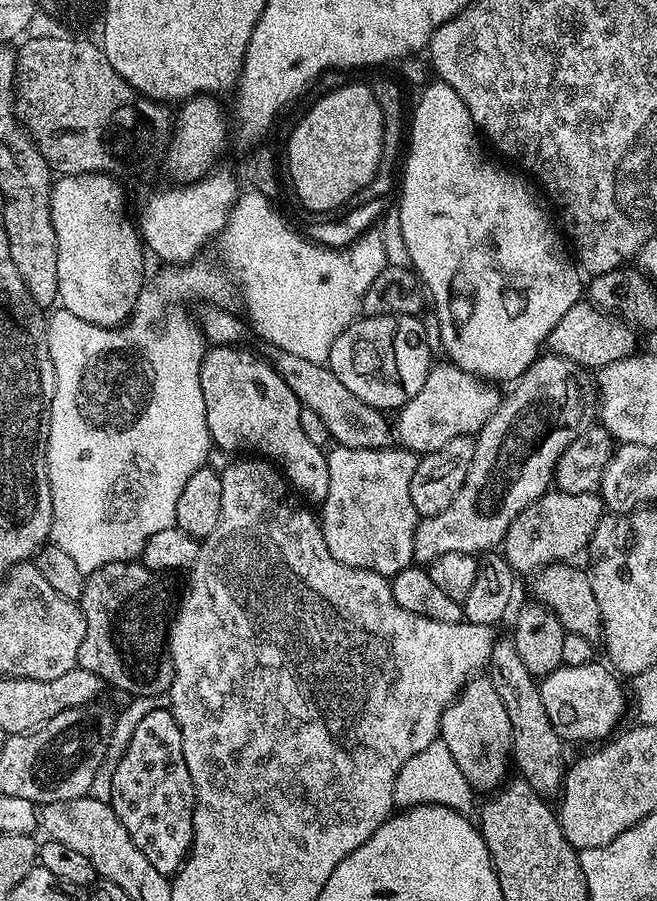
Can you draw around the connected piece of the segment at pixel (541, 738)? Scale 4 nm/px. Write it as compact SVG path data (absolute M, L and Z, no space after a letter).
M497 639L488 659L486 675L494 682L494 690L498 690L498 698L502 698L502 706L506 706L506 714L510 714L512 756L515 767L516 764L520 767L519 775L539 796L559 797L566 771L566 760L564 764L566 744L555 732L550 718L547 717L537 677L532 676L530 670L526 670L522 658L518 658L515 639Z

